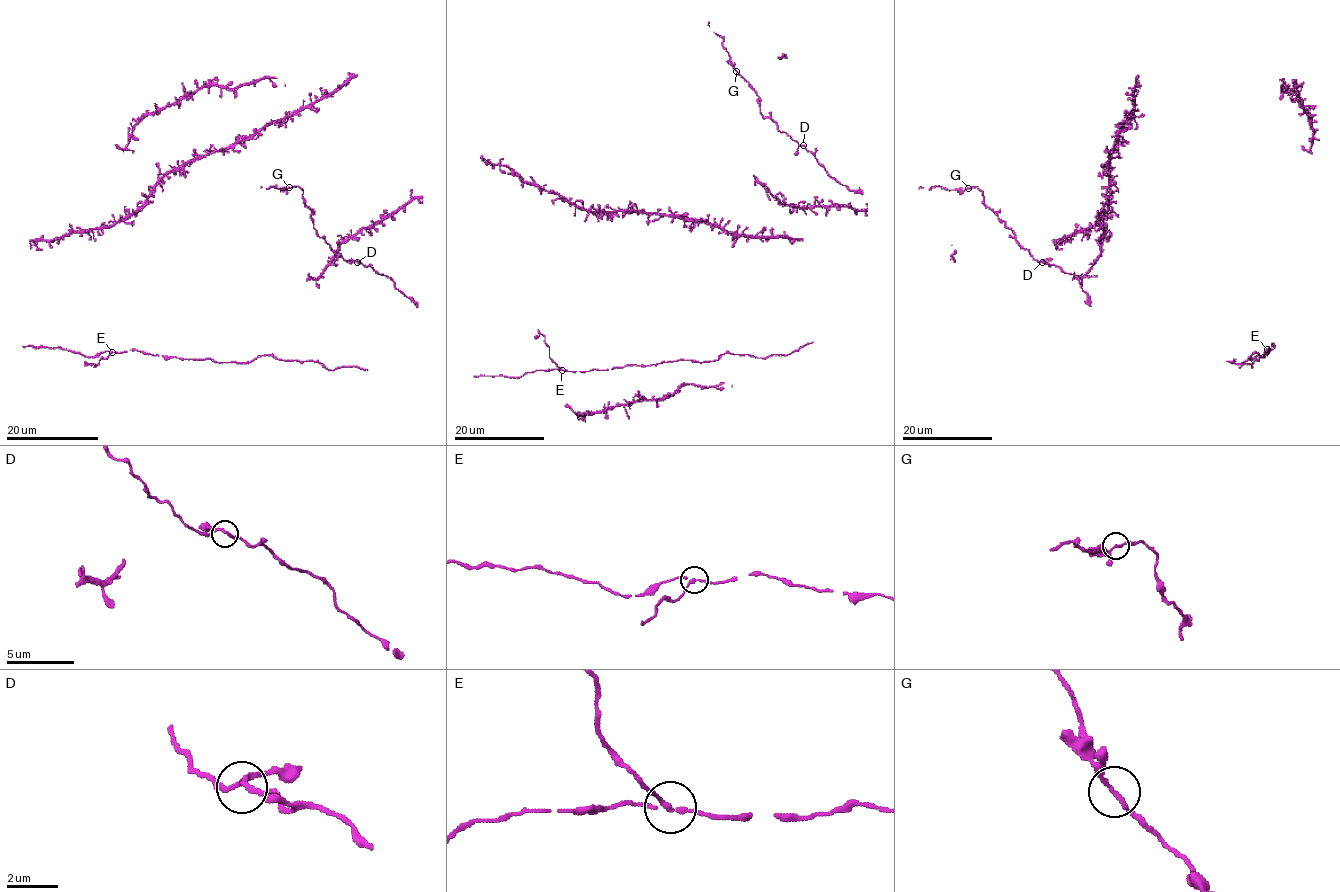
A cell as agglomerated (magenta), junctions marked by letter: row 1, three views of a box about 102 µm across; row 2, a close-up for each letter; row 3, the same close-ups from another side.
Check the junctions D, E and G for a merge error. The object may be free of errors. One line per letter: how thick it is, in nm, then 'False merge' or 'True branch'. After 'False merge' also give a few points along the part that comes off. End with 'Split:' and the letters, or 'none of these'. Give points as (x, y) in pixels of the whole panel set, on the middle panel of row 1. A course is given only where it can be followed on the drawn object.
D: Thickness 140 nm. True branch
E: Thickness 140 nm. False merge. Course of the part to remove: (561, 370), (549, 356), (545, 337), (540, 334), (534, 337)
G: Thickness 160 nm. True branch
Split: E

